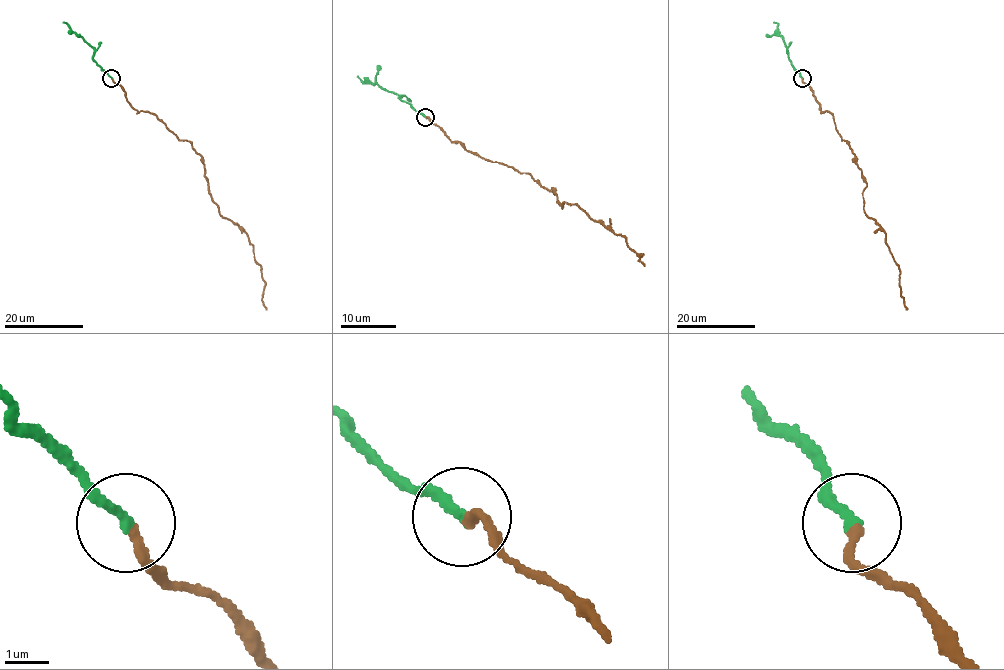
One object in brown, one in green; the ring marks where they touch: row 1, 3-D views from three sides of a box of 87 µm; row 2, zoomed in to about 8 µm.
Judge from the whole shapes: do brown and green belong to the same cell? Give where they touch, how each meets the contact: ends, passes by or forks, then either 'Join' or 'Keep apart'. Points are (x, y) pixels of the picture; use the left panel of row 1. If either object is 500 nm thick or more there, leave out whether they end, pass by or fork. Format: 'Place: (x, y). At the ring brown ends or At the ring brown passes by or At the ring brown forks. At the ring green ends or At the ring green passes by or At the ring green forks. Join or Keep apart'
Place: (111, 78). At the ring brown ends. At the ring green ends. Join

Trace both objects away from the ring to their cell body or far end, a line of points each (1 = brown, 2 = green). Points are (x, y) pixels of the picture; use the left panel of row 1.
1: (112, 78), (137, 112), (154, 114), (201, 156), (218, 211), (246, 234), (253, 247), (266, 309)
2: (112, 78), (93, 59), (94, 50), (63, 22)

